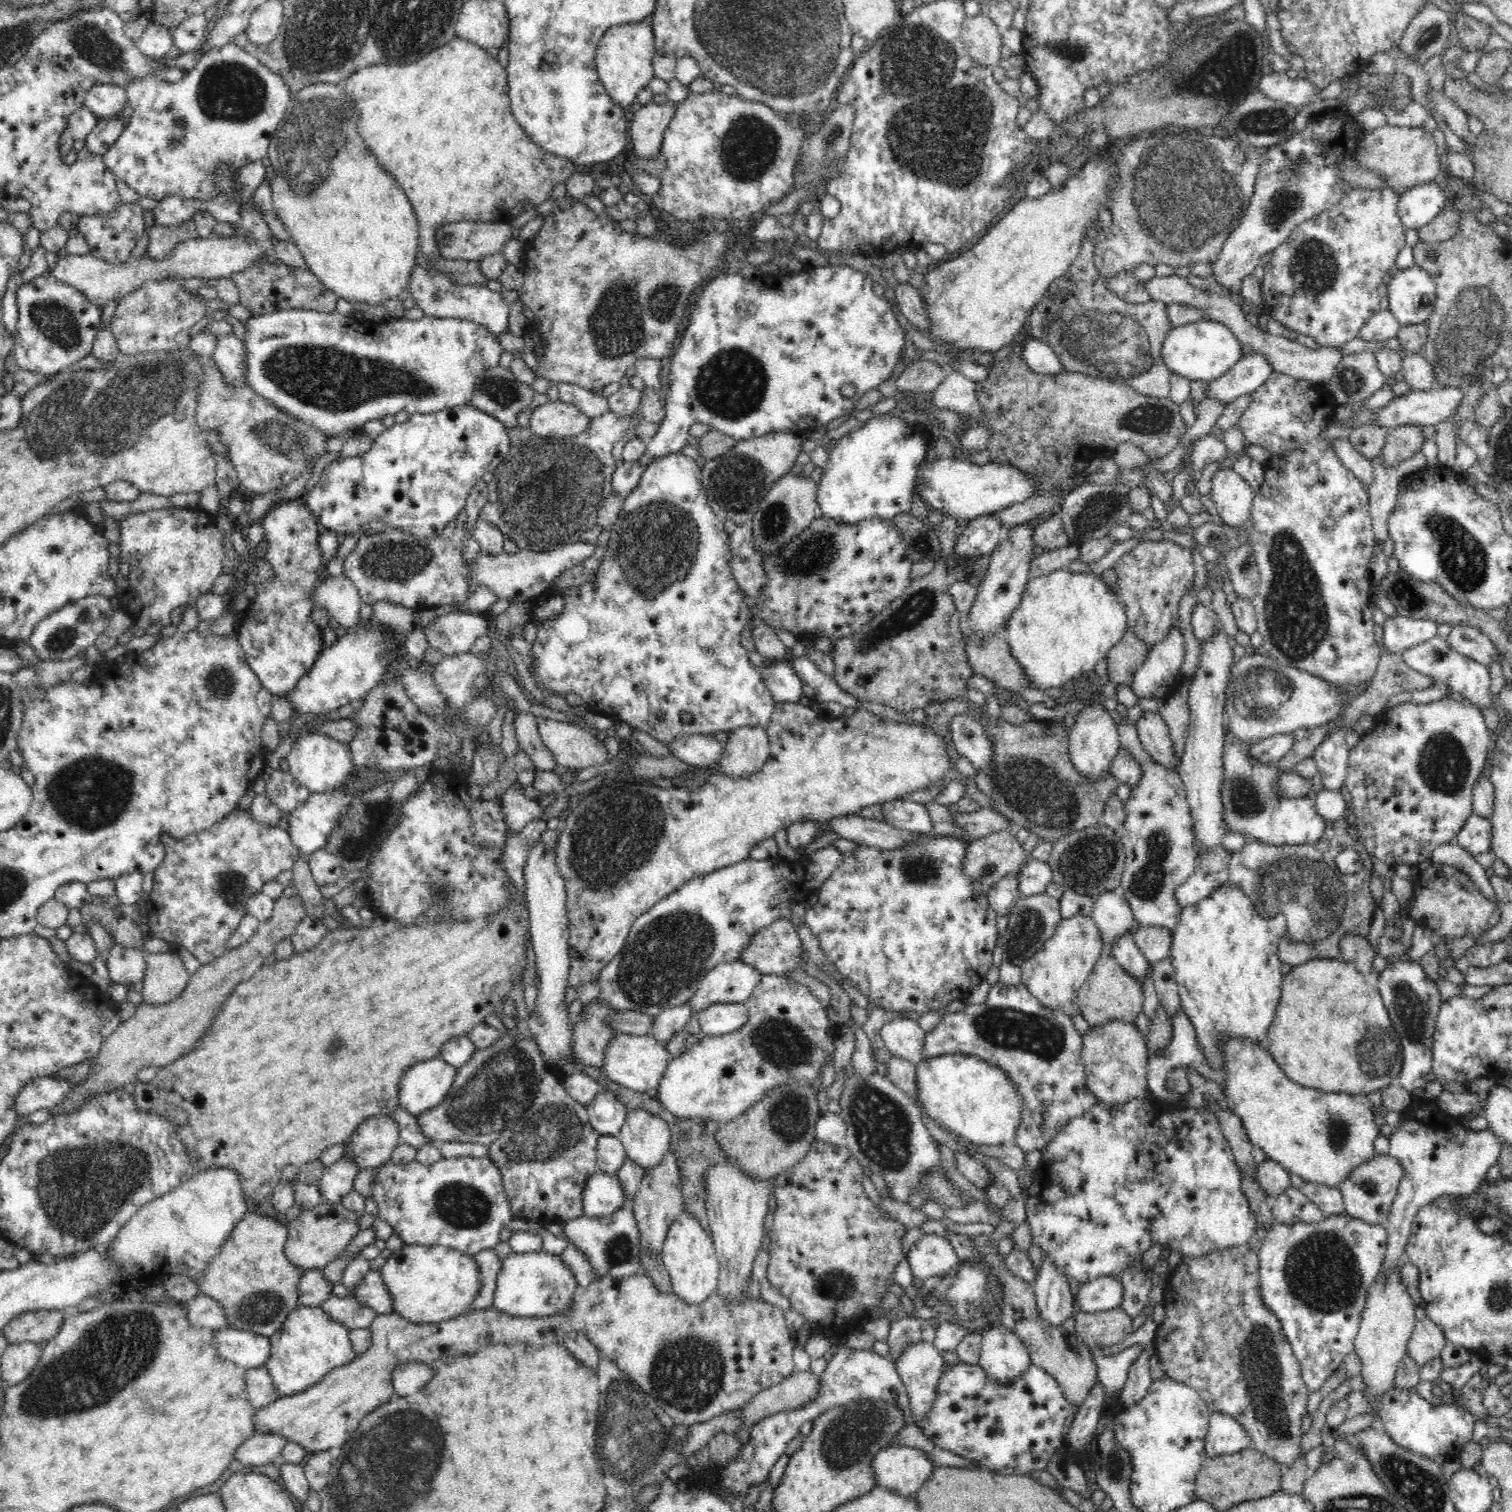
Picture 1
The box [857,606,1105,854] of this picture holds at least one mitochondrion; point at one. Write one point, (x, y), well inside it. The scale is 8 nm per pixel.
(1034, 792)

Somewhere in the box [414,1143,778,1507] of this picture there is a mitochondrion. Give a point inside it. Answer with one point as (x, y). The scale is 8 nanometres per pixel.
(632, 1438)

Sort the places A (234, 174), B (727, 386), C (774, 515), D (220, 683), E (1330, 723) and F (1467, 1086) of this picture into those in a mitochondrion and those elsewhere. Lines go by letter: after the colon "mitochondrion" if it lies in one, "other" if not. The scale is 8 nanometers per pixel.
A: other
B: mitochondrion
C: mitochondrion
D: mitochondrion
E: other
F: other

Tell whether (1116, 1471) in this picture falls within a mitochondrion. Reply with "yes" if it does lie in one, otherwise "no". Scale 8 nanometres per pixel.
yes

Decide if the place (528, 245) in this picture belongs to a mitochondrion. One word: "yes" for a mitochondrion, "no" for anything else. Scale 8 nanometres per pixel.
no

